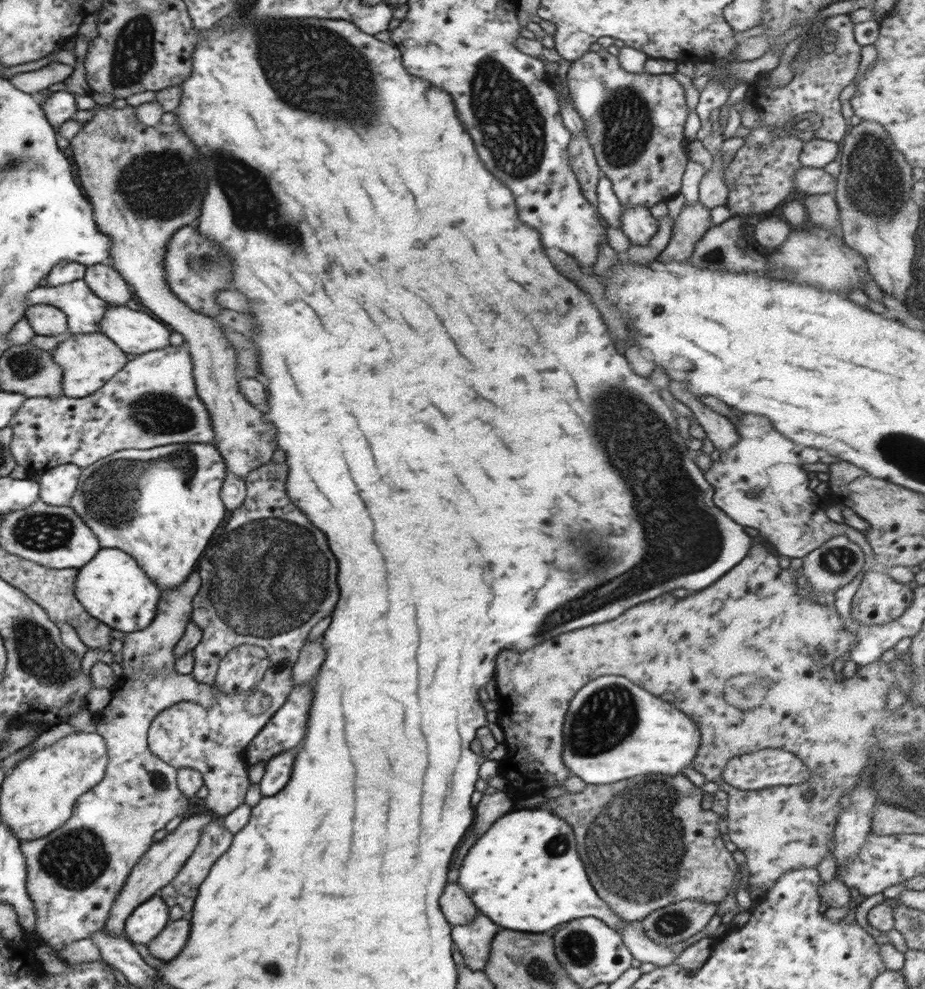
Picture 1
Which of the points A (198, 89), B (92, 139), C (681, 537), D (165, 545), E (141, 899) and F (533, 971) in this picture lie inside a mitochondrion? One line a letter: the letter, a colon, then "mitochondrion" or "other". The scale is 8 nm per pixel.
A: other
B: other
C: mitochondrion
D: other
E: other
F: mitochondrion

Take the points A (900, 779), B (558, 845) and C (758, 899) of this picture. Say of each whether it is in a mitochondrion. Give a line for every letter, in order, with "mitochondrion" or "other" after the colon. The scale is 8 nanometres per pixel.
A: mitochondrion
B: mitochondrion
C: other

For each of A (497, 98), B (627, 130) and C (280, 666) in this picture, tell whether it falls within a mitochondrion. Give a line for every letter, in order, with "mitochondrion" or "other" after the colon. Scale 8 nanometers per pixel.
A: mitochondrion
B: mitochondrion
C: other

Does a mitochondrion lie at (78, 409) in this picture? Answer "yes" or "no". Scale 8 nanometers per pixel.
no

